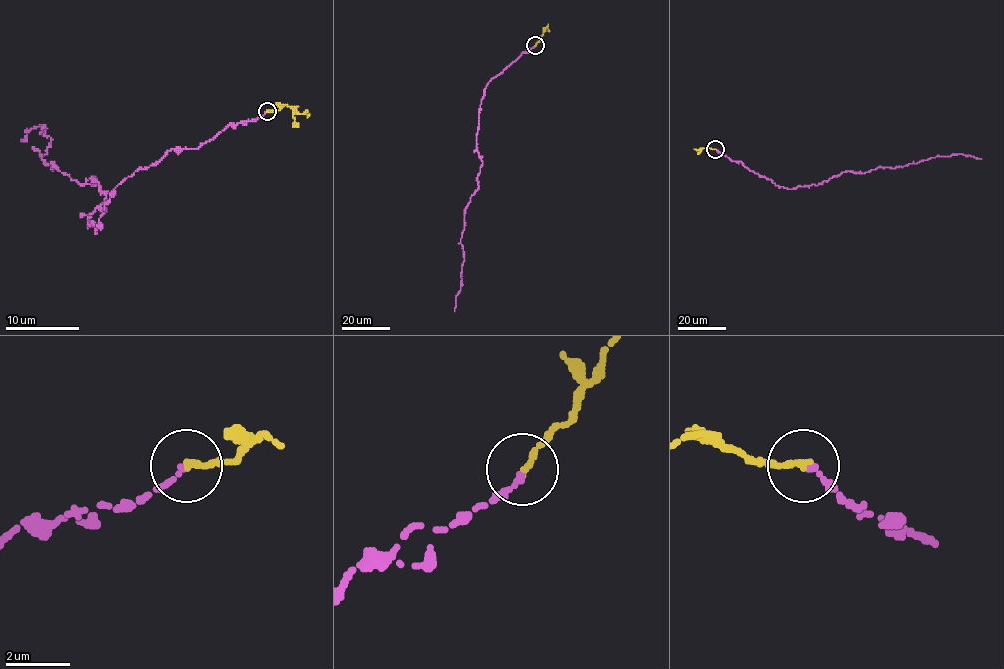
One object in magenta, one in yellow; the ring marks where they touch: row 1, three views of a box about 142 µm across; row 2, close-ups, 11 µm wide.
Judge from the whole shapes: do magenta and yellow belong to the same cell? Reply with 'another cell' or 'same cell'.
same cell

